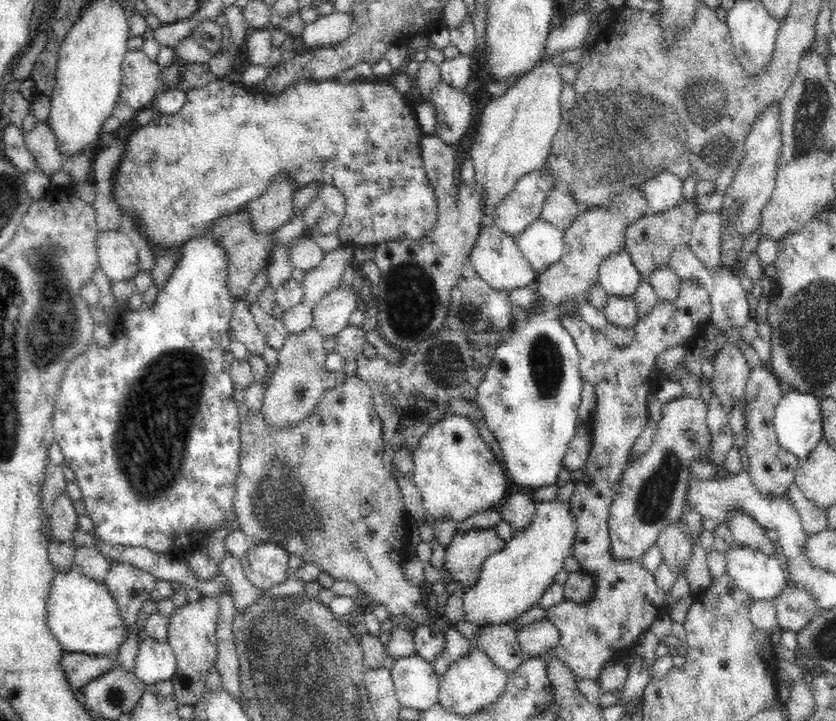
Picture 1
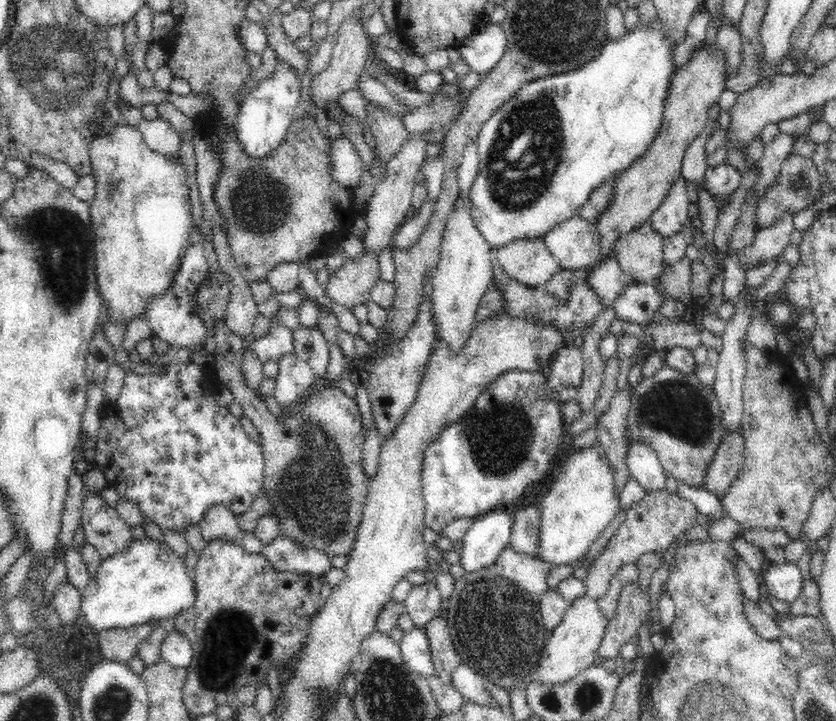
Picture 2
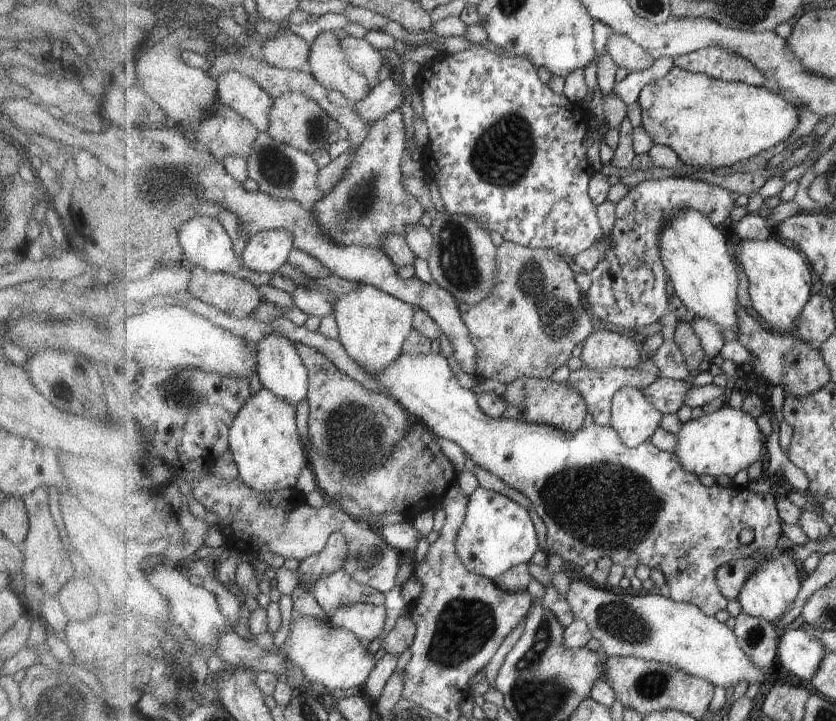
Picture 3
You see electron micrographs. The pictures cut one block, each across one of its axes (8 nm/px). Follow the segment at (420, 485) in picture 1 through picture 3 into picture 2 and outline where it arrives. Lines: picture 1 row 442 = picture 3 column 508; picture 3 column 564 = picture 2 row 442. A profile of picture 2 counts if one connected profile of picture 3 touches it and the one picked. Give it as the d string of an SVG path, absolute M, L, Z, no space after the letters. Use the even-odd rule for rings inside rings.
M508 371L504 377L496 378L477 399L475 406L463 415L458 422L449 422L444 425L435 439L426 447L425 456L423 459L423 468L421 475L422 490L424 493L424 500L426 501L426 527L431 528L438 534L443 534L447 524L450 524L456 518L470 518L476 519L491 510L498 507L504 507L518 498L527 486L530 486L536 481L544 478L546 470L548 470L549 463L552 458L556 456L558 445L562 441L565 426L562 424L561 411L562 407L546 398L546 391L544 391L544 374L543 371L523 372L523 371Z

